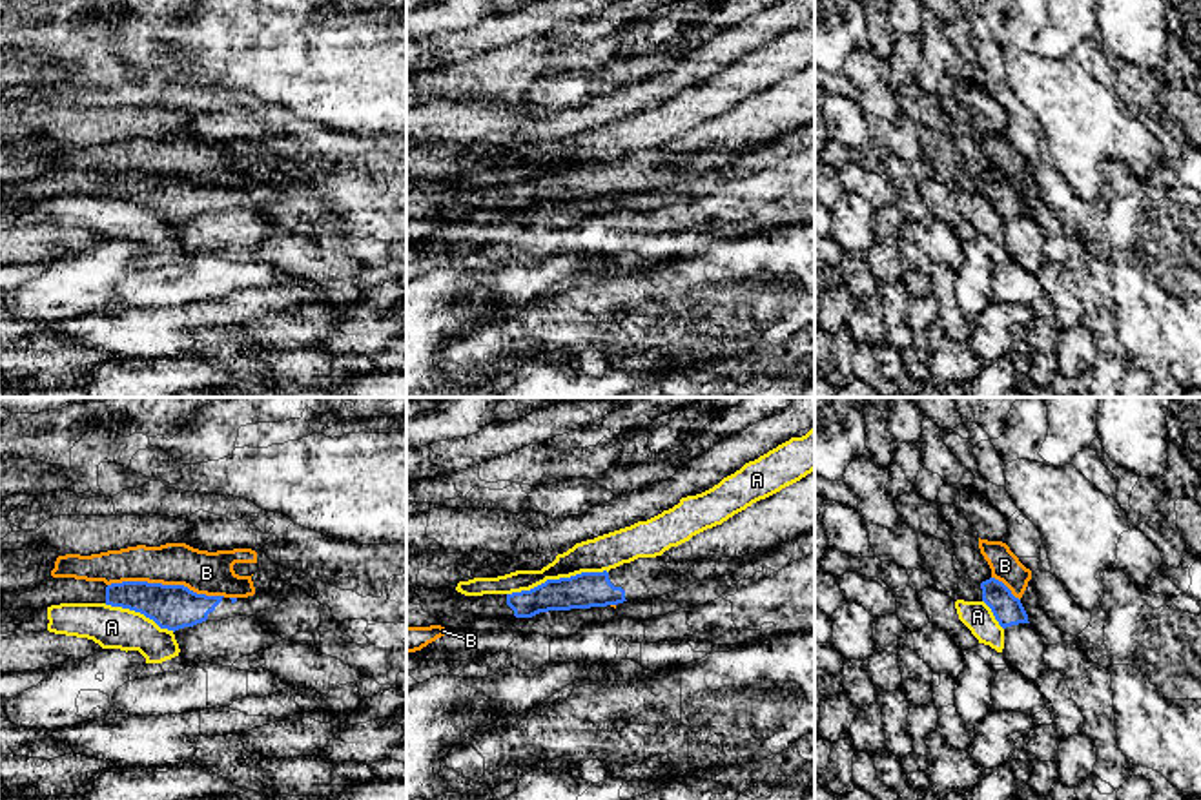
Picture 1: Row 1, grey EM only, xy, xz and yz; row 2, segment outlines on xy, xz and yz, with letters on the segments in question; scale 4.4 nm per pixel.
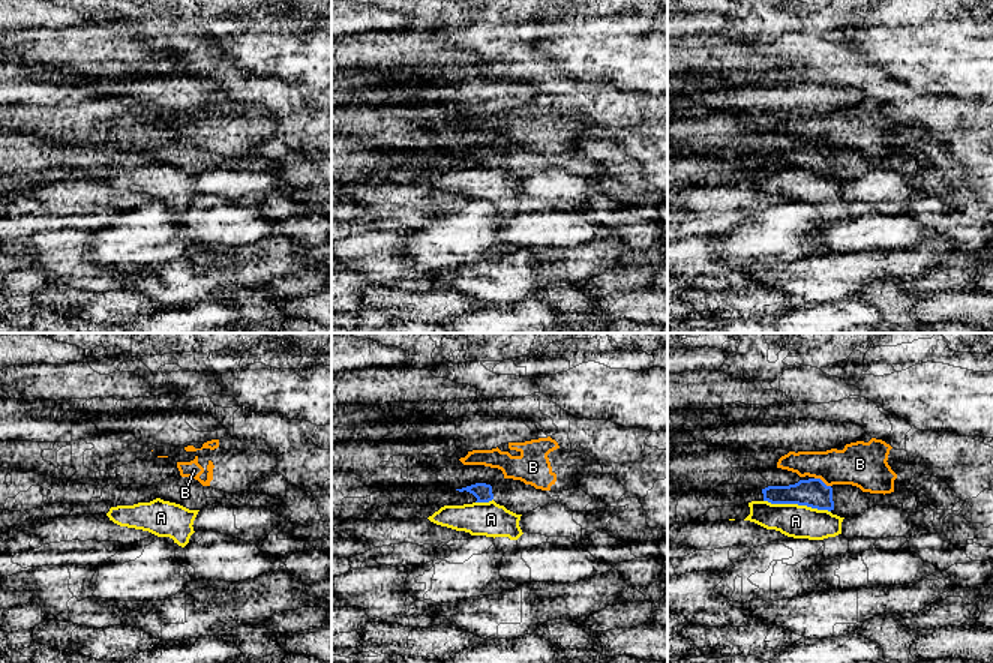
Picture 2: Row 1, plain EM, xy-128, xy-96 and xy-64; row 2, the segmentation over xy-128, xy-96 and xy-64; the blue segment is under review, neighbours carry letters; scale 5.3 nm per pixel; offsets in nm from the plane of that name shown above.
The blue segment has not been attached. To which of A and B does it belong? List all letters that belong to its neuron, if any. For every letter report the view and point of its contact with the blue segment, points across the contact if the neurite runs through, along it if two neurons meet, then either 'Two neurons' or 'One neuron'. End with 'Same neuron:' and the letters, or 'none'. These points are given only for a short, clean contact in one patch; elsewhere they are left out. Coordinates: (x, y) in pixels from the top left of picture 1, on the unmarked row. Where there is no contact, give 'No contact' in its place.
A: Touches blue at xz (556, 172). Two neurons
B: Touches blue at xy (166, 177). Two neurons
Same neuron: none

